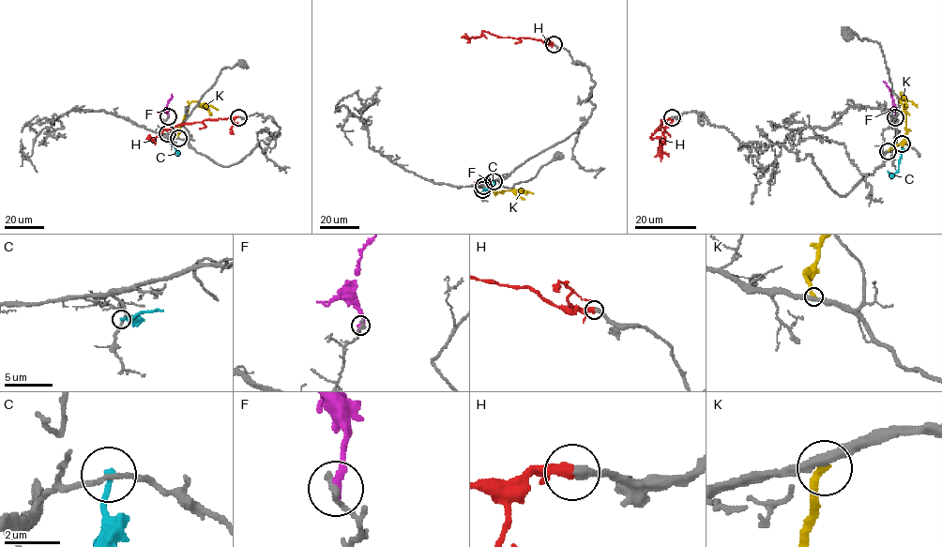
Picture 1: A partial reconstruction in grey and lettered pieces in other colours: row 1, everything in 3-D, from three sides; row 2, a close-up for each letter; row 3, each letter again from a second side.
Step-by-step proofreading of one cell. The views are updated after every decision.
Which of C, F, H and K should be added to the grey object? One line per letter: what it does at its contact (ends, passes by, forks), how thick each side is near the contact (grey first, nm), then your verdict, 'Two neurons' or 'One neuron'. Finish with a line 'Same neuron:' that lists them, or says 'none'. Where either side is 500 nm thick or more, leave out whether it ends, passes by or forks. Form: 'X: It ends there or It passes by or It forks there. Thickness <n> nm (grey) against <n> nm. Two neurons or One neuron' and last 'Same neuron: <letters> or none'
C: It ends there. Thickness 170 nm (grey) against 220 nm. Two neurons
F: It ends there. Thickness 280 nm (grey) against 320 nm. Two neurons
H: It ends there. Thickness 340 nm (grey) against 420 nm. One neuron
K: It ends there. Thickness 360 nm (grey) against 260 nm. Two neurons
Same neuron: H

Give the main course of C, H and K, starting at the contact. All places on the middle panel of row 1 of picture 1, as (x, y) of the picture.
C: (483, 189), (491, 188), (494, 181)
H: (554, 44), (532, 38), (498, 37), (484, 31), (479, 37), (461, 37)
K: (493, 181), (493, 189), (495, 192), (516, 189), (533, 193)

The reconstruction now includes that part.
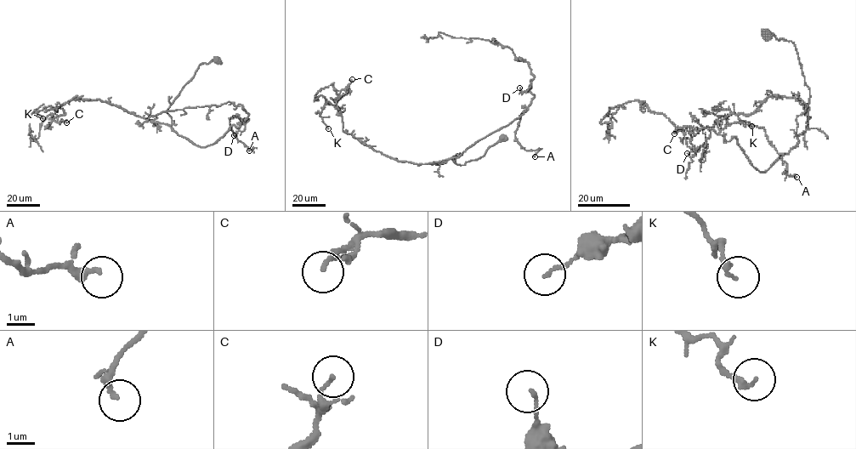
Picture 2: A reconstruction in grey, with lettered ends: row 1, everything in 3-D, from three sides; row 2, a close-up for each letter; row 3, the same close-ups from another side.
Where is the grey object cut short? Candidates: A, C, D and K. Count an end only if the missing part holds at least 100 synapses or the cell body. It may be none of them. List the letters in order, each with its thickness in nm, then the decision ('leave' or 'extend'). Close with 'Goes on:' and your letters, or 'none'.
A: 240 nm | leave
C: 130 nm | leave
D: 110 nm | leave
K: 180 nm | leave
Goes on: none

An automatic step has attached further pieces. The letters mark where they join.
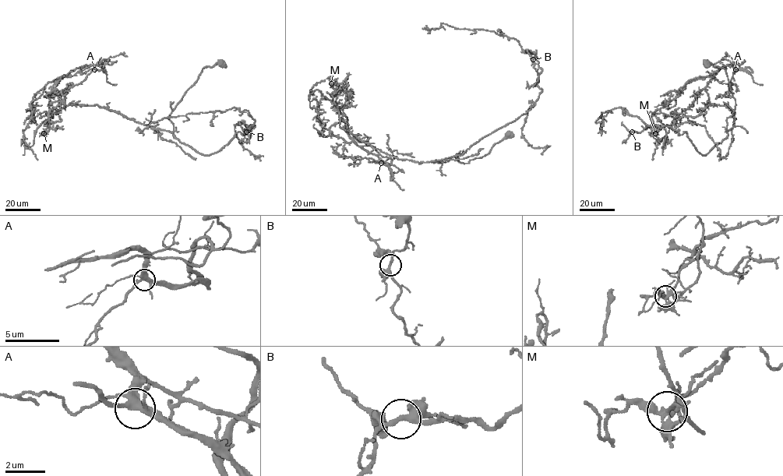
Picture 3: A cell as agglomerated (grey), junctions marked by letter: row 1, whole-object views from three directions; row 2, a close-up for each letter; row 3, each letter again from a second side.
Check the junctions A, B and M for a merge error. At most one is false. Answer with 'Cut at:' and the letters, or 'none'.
Cut at: M

